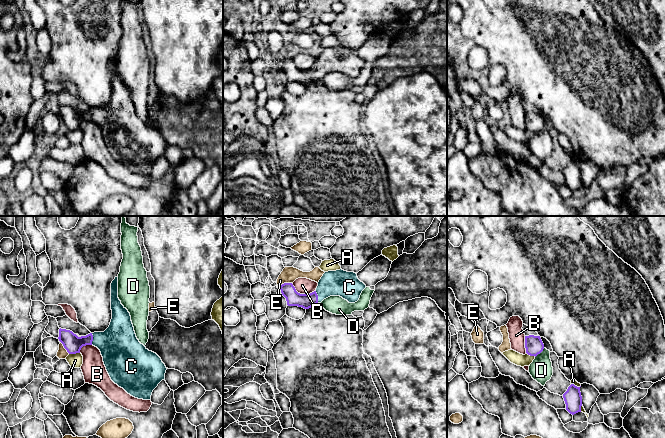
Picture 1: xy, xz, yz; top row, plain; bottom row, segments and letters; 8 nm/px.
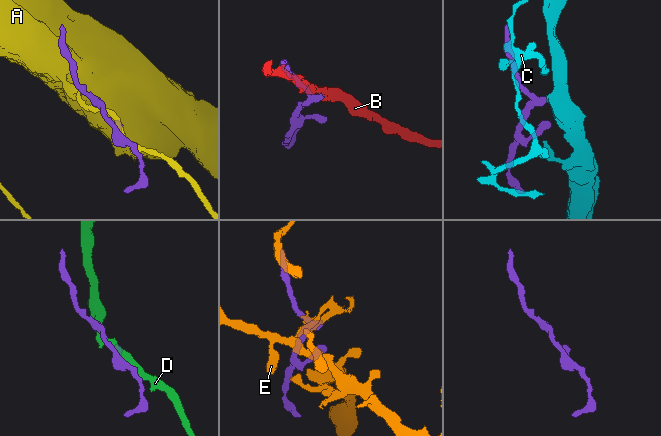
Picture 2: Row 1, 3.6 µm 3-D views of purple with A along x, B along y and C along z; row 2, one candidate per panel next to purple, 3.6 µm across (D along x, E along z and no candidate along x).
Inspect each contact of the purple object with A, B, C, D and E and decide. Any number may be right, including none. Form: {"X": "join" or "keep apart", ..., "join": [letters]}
{"A": "keep apart", "B": "keep apart", "C": "join", "D": "keep apart", "E": "keep apart", "join": ["C"]}

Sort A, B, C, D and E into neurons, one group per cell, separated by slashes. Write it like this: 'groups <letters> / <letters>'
groups A / B / C / D / E

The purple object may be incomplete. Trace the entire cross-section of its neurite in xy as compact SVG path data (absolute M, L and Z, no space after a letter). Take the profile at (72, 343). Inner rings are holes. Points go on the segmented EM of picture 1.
M118 276L111 283L112 319L104 332L78 337L59 329L59 341L69 354L80 353L83 346L97 347L111 380L131 396L150 400L153 390L165 380L166 366L136 337L131 316L118 298Z

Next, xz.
M340 269L325 272L316 290L310 294L298 293L292 283L284 283L279 288L288 306L309 309L330 296L340 296L349 303L355 303L366 285L358 279L356 273Z

